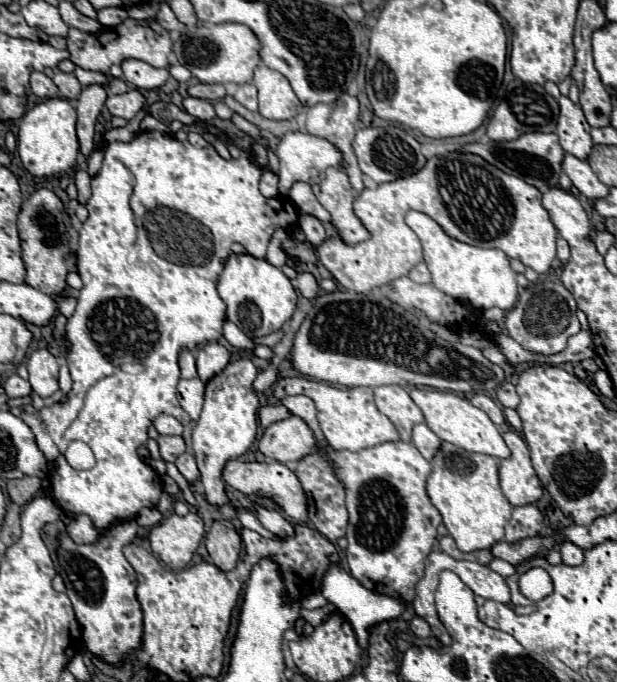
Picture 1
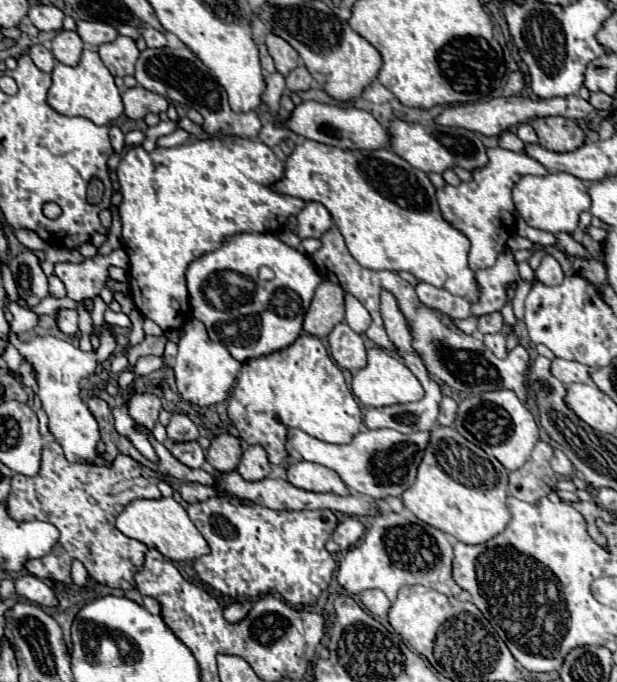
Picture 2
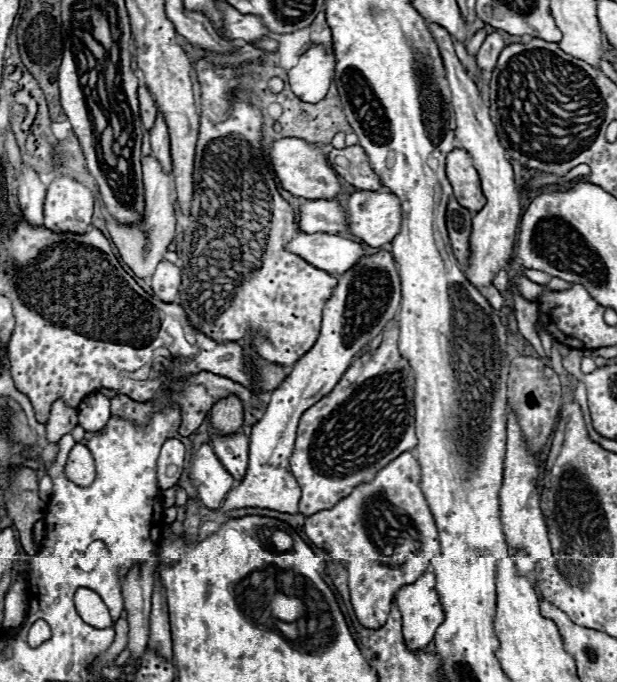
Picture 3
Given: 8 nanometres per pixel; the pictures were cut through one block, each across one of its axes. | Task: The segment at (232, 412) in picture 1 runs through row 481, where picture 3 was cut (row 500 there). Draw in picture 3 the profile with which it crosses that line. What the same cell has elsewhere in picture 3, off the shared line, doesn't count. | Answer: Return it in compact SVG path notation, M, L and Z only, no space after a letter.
M202 444L194 454L190 480L196 484L198 496L206 508L218 508L234 486L234 478L220 464L210 444Z

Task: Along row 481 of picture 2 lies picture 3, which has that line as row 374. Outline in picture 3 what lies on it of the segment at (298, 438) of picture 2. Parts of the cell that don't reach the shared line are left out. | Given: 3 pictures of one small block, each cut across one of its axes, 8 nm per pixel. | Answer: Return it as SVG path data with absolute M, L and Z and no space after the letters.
M398 318L382 330L380 346L354 358L334 390L300 418L290 470L302 488L298 510L304 516L332 508L356 486L370 482L388 462L416 446L414 372L398 352L396 322Z

